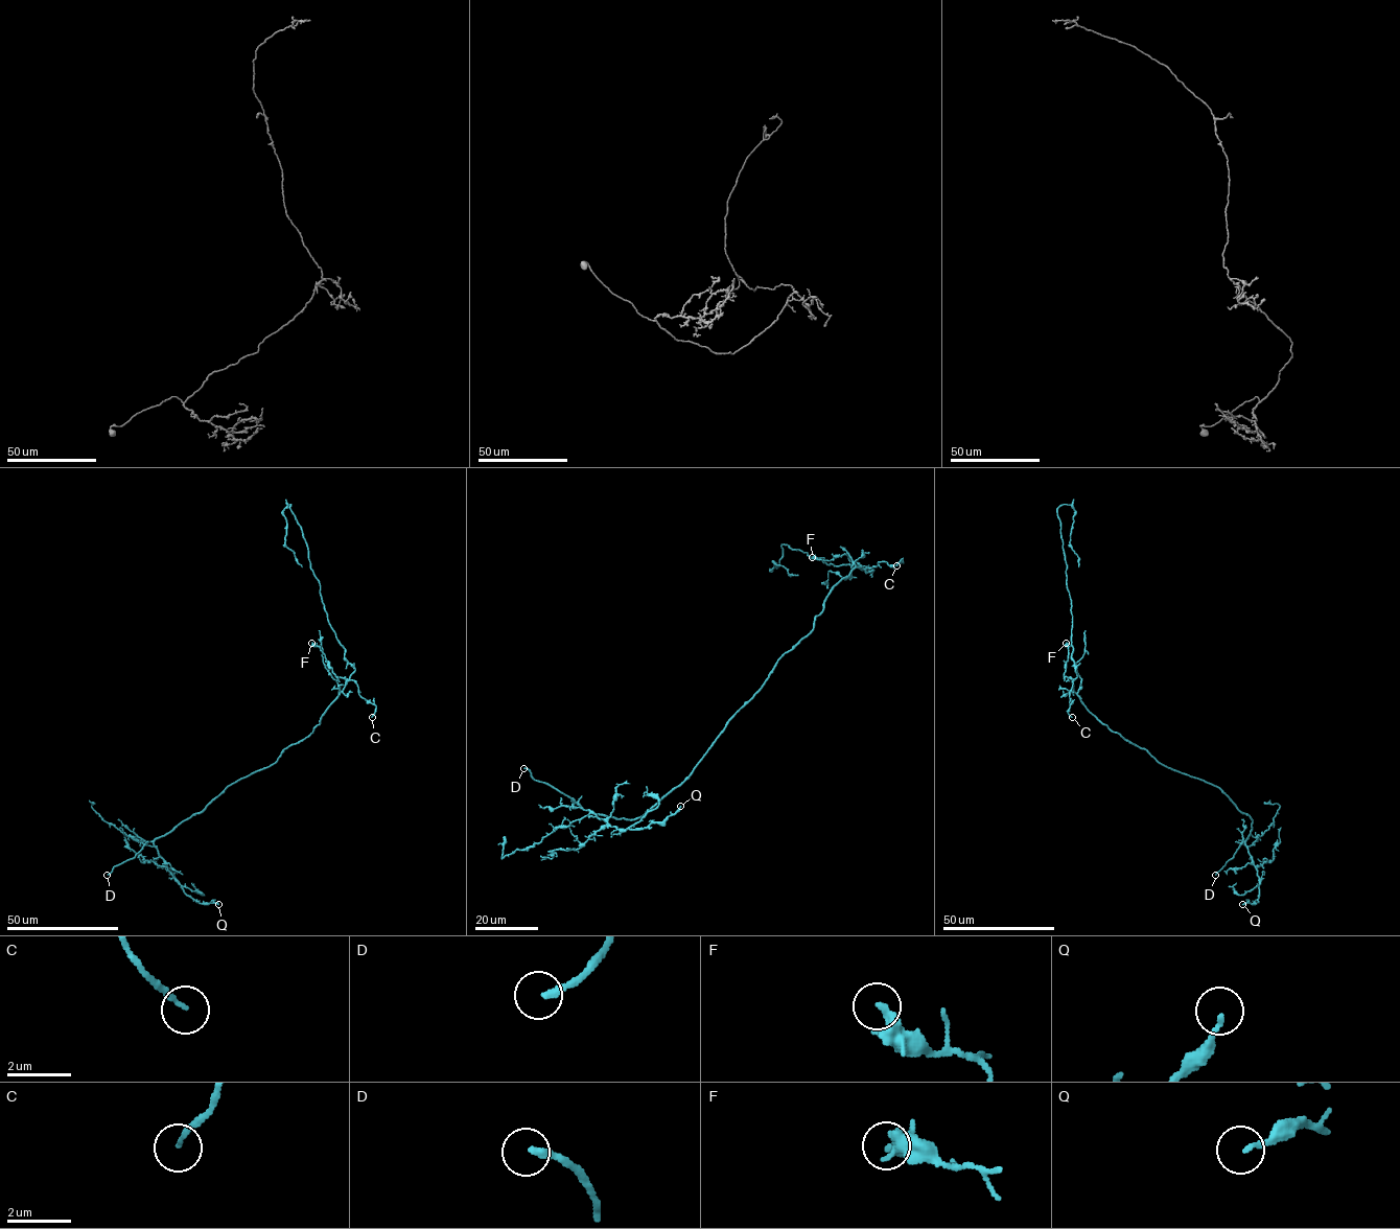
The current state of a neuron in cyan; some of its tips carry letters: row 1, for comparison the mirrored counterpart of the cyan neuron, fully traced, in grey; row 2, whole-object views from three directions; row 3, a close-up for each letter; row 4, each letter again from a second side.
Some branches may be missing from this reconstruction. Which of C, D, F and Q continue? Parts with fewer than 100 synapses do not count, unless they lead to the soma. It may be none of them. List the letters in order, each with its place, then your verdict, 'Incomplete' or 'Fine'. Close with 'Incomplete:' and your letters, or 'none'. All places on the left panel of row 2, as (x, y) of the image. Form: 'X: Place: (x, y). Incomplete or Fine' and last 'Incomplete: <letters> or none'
C: Place: (372, 717). Fine
D: Place: (107, 875). Incomplete
F: Place: (311, 643). Fine
Q: Place: (218, 904). Fine
Incomplete: D

